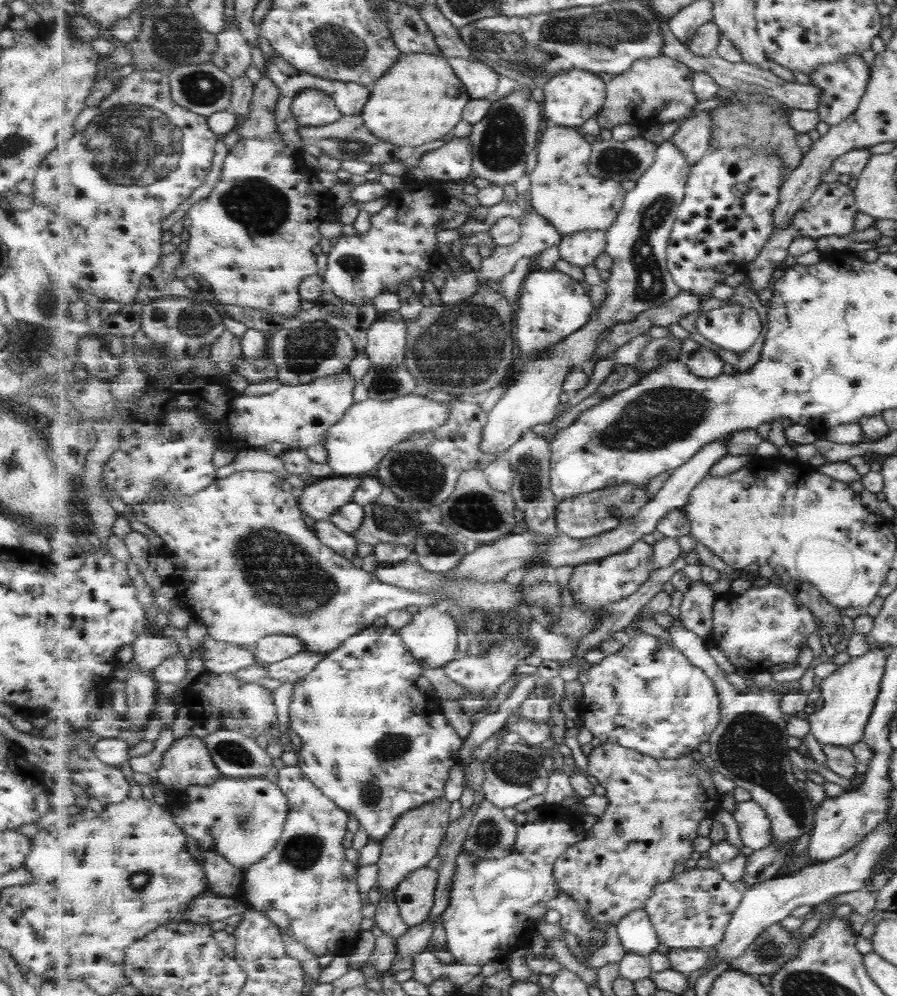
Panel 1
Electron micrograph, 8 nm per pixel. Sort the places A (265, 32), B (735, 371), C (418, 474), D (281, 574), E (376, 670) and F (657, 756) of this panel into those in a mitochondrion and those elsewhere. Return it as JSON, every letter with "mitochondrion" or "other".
{"A":"other","B":"other","C":"mitochondrion","D":"mitochondrion","E":"other","F":"other"}

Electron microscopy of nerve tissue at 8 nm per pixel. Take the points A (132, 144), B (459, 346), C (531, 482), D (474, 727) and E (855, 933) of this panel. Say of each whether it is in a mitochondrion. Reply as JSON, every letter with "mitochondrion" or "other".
{"A":"mitochondrion","B":"mitochondrion","C":"mitochondrion","D":"other","E":"other"}

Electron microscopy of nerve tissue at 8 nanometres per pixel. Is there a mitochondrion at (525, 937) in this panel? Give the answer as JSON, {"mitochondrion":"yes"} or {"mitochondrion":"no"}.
{"mitochondrion":"no"}

